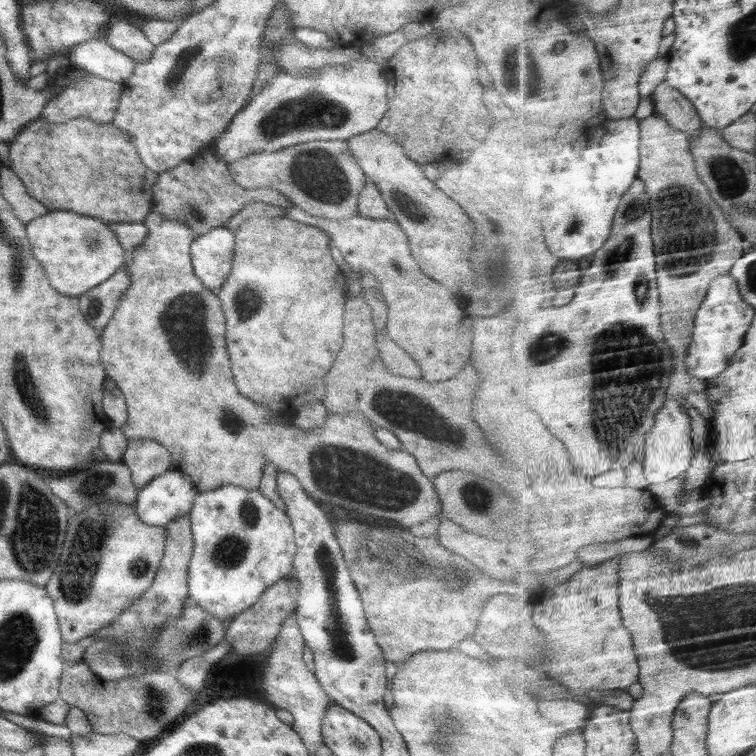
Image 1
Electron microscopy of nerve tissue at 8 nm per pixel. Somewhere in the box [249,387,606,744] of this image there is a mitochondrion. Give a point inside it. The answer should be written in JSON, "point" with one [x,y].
{"point":[342,475]}

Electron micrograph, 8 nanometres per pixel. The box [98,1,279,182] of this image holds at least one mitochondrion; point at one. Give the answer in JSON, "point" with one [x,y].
{"point":[181,61]}

